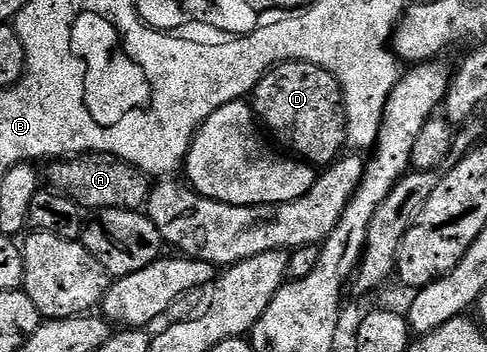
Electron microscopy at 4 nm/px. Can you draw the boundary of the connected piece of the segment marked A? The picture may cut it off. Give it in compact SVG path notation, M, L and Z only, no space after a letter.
M75 155L68 159L55 159L44 171L51 188L59 195L66 196L83 209L91 212L104 209L124 209L125 211L137 211L145 208L150 200L152 190L151 176L131 163L118 159L115 155Z

